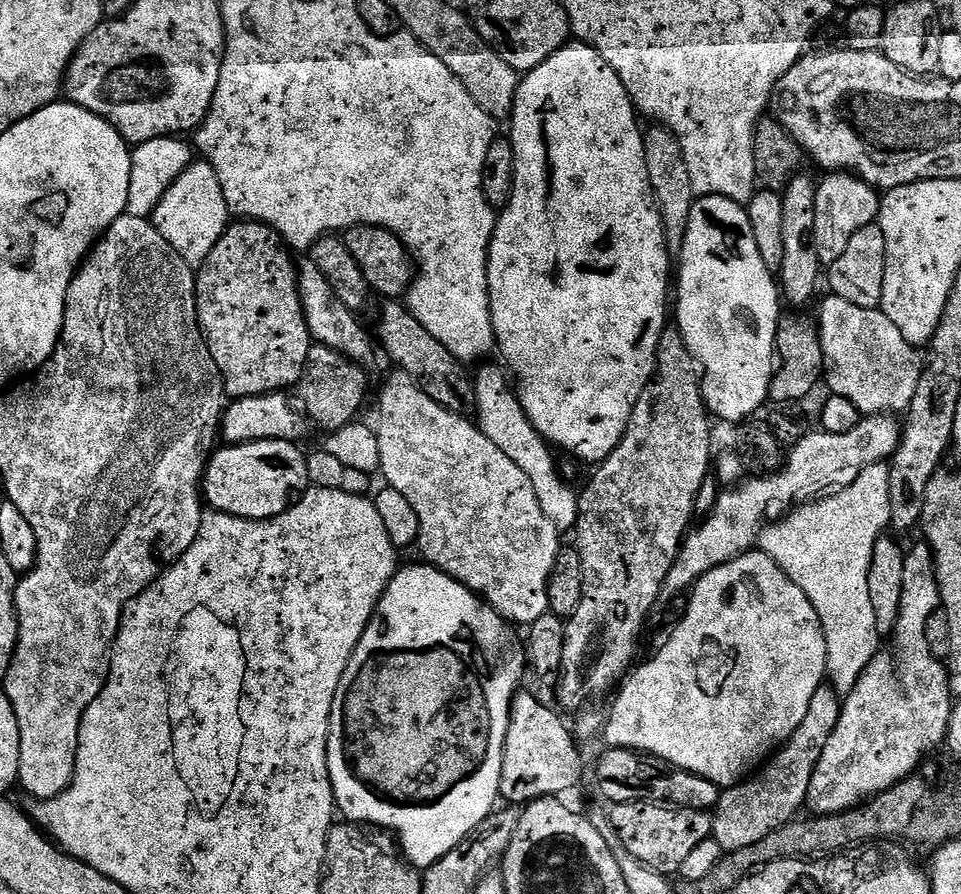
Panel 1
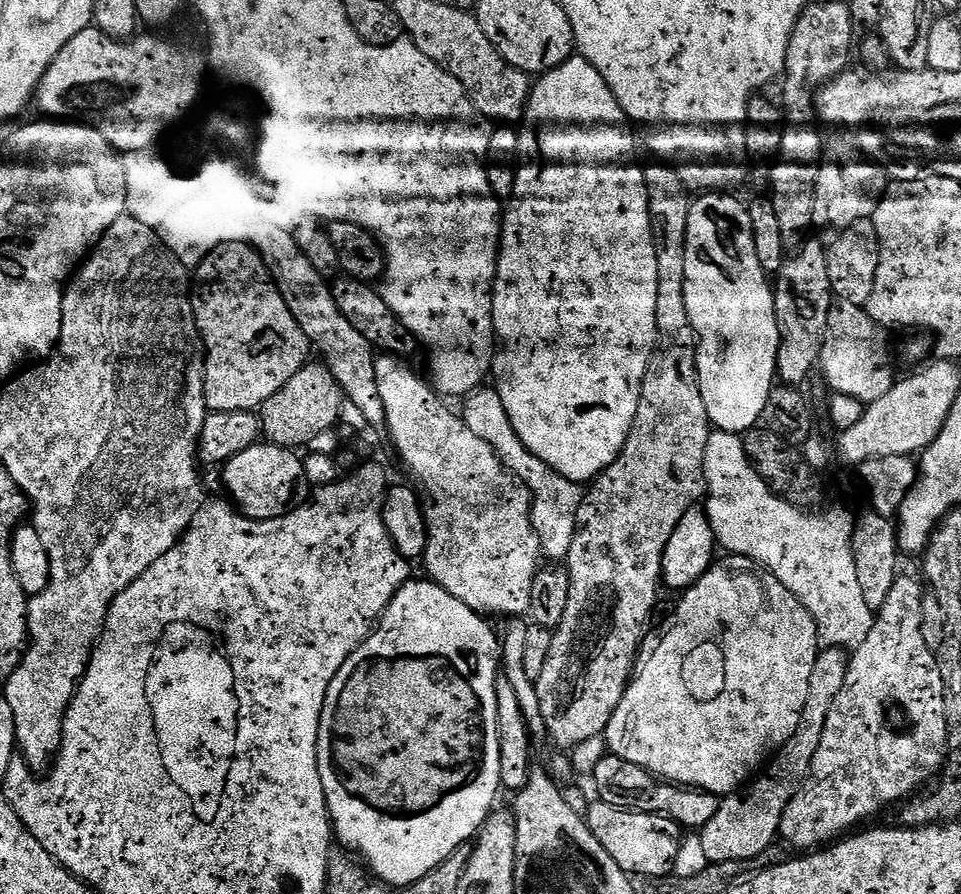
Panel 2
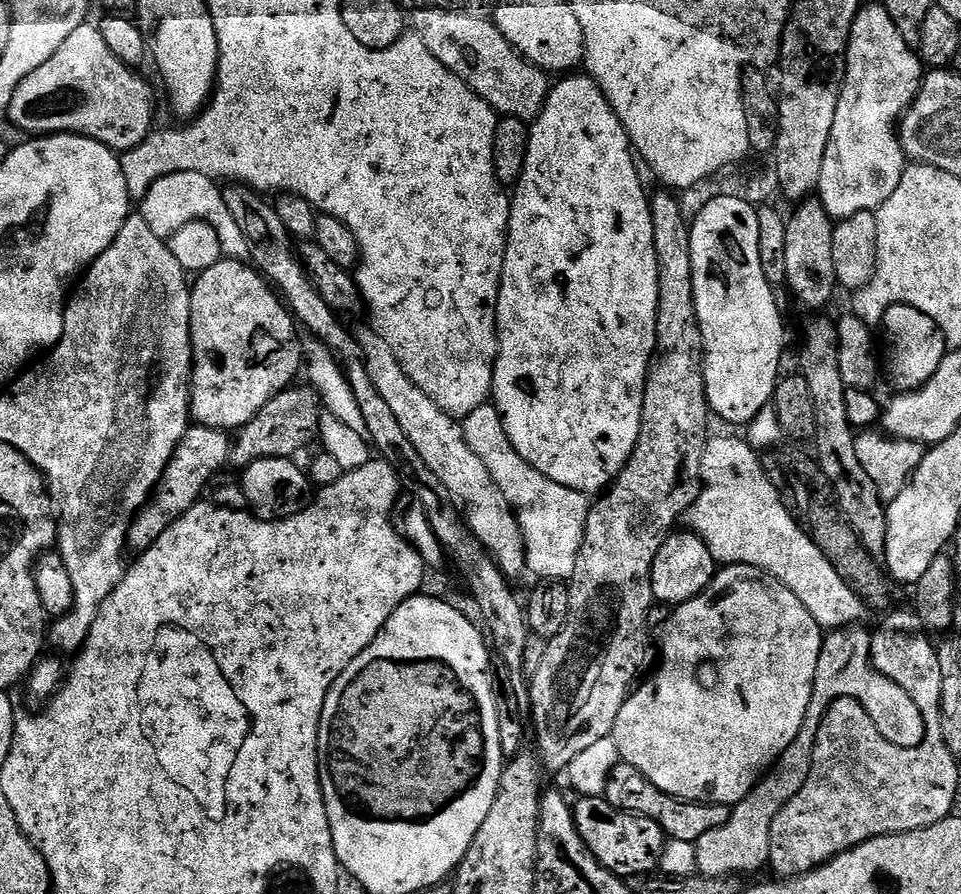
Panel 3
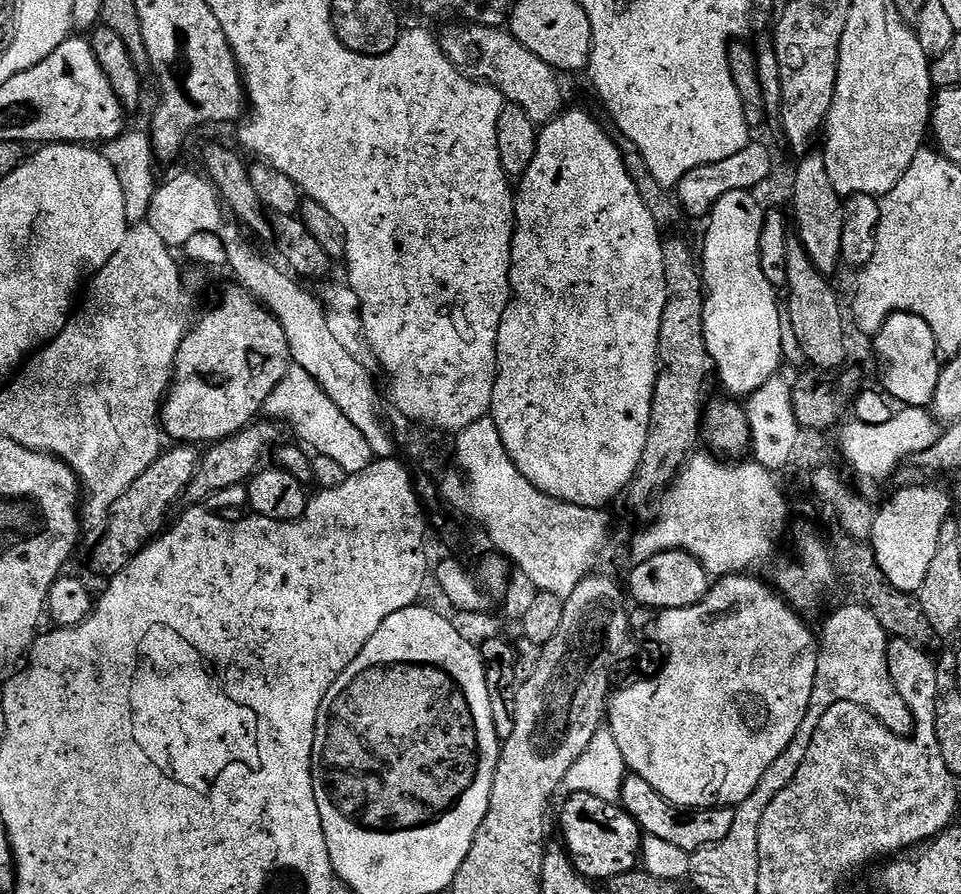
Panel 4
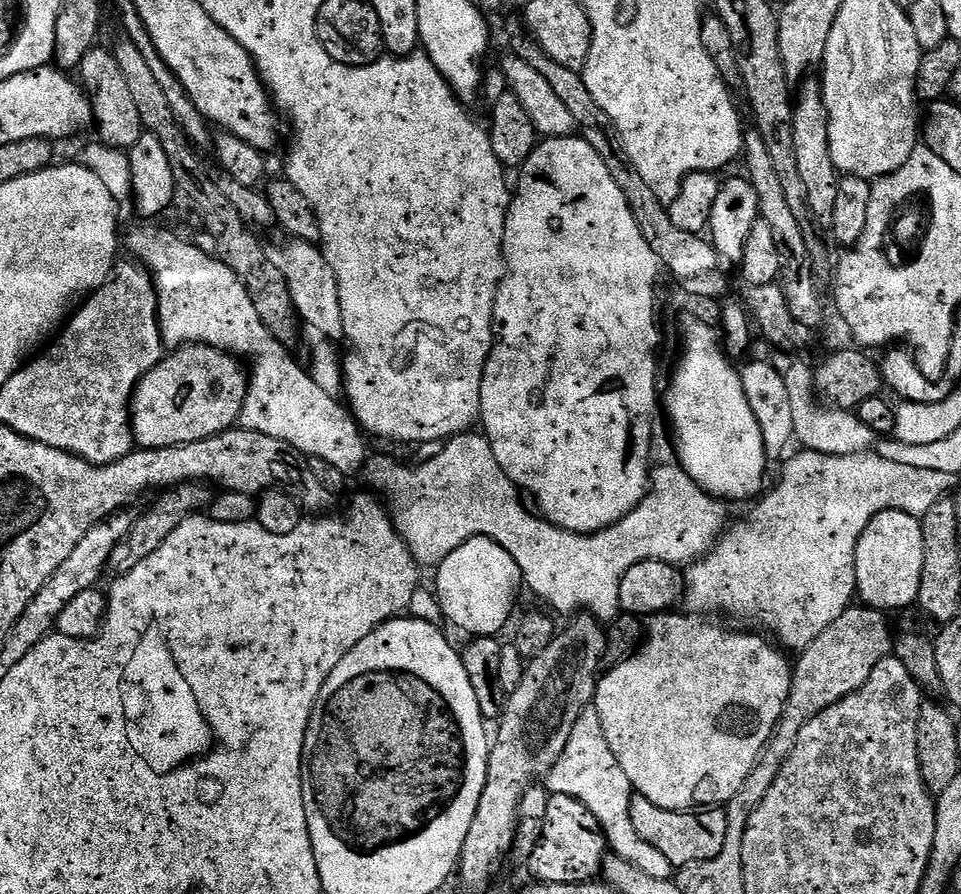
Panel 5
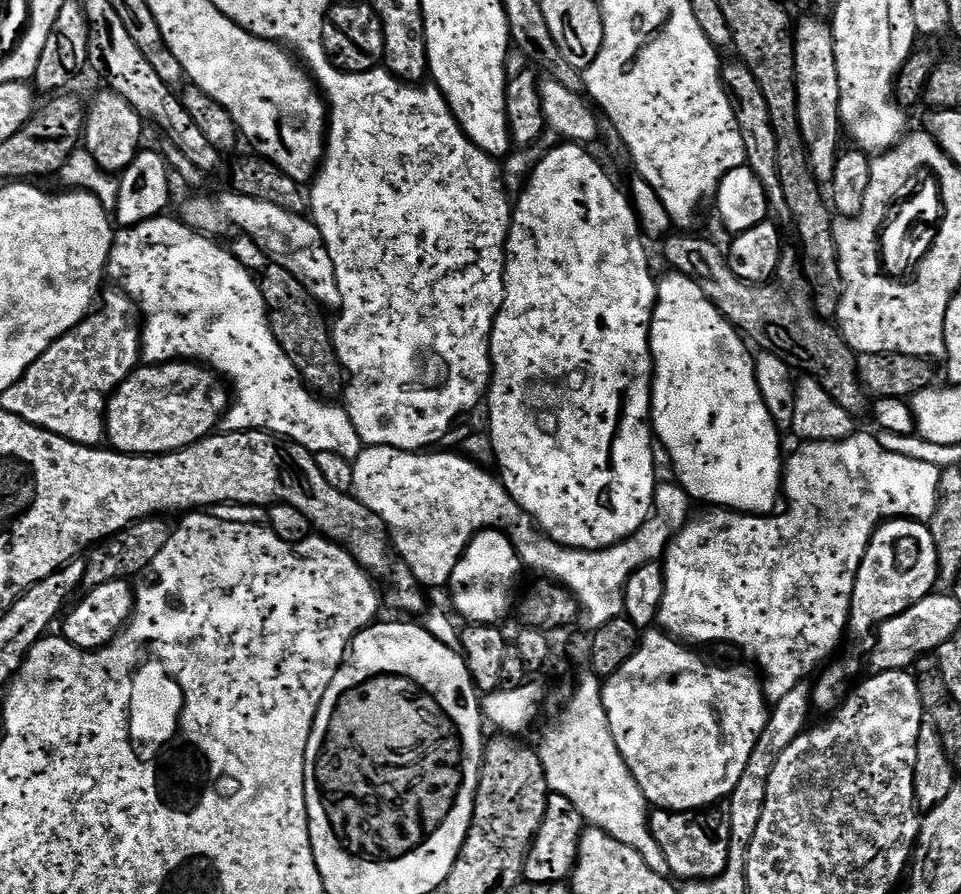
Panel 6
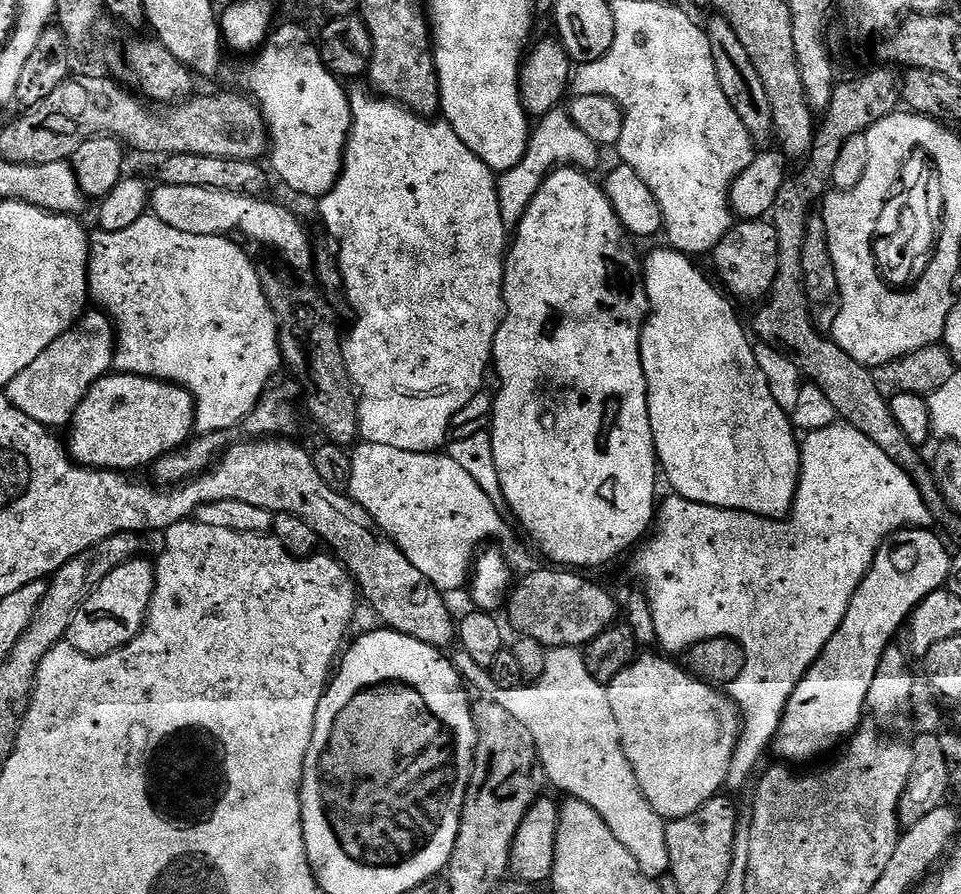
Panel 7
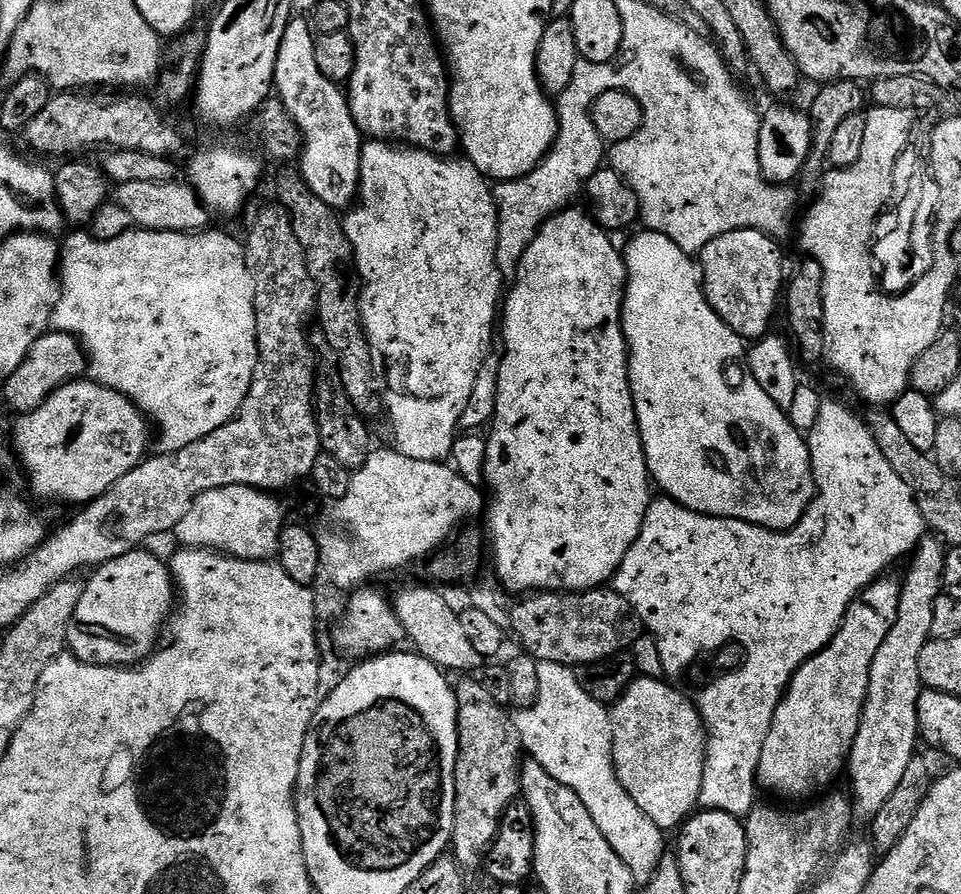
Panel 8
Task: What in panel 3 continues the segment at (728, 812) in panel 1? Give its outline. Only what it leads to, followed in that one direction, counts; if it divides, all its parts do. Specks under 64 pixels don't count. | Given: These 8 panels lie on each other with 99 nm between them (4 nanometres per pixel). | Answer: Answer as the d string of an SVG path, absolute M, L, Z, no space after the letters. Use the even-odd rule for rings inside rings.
M864 626L837 628L825 635L824 645L818 658L818 670L814 674L814 690L810 698L810 706L806 710L806 718L802 722L802 730L798 734L798 738L794 738L794 742L790 742L790 746L786 746L786 750L782 750L782 754L777 758L776 763L752 787L750 794L746 794L746 798L742 798L742 802L731 805L732 813L723 826L718 830L709 830L706 834L702 834L702 838L696 840L696 871L699 875L740 876L745 874L744 872L756 872L760 867L765 867L768 864L770 830L774 818L778 818L782 806L786 806L786 802L790 802L790 798L794 798L794 794L798 794L798 790L802 790L802 786L806 786L806 778L810 778L810 766L812 765L812 755L816 745L816 735L829 706L836 700L842 698L857 700L868 711L874 726L878 726L878 734L882 734L882 738L886 738L886 742L903 748L922 746L922 742L926 738L926 722L922 718L918 706L914 706L910 694L906 694L906 690L902 690L902 686L898 686L893 680L883 676L873 666L872 632L860 627Z

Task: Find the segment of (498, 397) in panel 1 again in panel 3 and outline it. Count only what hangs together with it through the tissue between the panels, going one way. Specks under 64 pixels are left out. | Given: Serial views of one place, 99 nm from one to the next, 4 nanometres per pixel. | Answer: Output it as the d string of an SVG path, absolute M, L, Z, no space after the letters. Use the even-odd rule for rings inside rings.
M489 402L478 406L478 410L463 417L462 427L466 446L470 446L470 450L474 450L474 454L478 454L478 458L482 458L482 463L490 472L494 486L504 495L508 505L515 511L516 520L519 522L523 534L527 571L530 574L532 572L534 575L540 576L536 578L544 582L571 581L576 565L576 555L582 546L584 527L590 507L589 501L584 501L587 499L581 493L570 490L566 486L558 486L558 482L550 482L550 478L546 478L546 474L538 474L538 470L534 470L534 466L530 466L530 462L526 462L526 458L522 458L516 453L506 434L504 423L495 403Z

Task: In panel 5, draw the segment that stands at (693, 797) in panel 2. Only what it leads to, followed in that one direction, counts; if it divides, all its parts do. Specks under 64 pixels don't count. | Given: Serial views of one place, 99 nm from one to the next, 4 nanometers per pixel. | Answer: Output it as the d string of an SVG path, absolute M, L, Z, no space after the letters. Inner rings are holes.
M639 794L633 795L633 797L633 800L630 800L630 807L632 810L632 825L643 840L650 842L650 846L654 846L662 854L666 854L666 858L672 863L673 869L679 870L685 868L686 865L688 865L690 862L694 862L695 860L716 860L729 847L730 841L728 841L728 816L726 813L724 813L727 811L725 811L723 807L713 806L703 810L689 810L686 812L679 812L678 810L662 810L662 806L654 806L654 802L650 802L644 796Z

